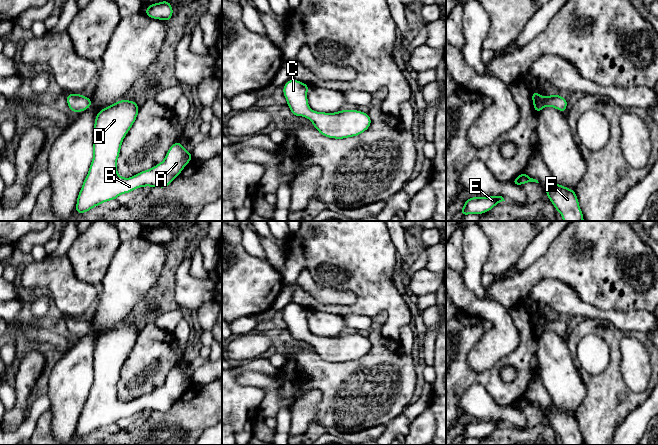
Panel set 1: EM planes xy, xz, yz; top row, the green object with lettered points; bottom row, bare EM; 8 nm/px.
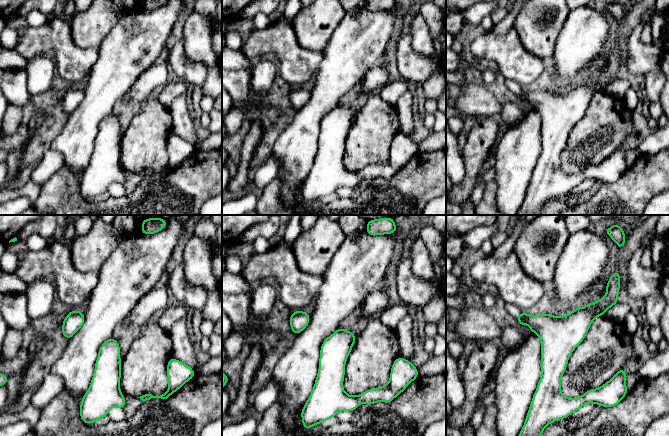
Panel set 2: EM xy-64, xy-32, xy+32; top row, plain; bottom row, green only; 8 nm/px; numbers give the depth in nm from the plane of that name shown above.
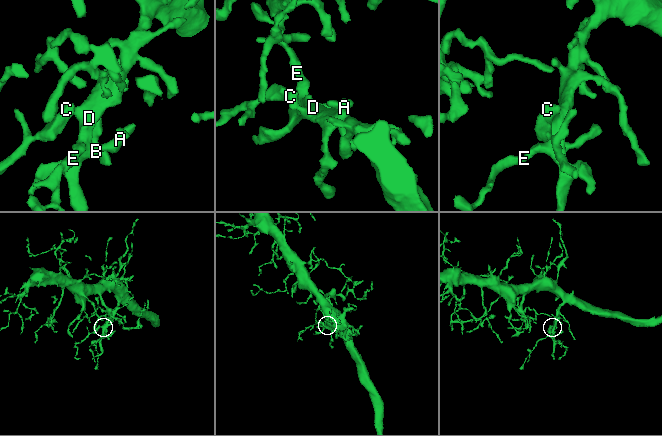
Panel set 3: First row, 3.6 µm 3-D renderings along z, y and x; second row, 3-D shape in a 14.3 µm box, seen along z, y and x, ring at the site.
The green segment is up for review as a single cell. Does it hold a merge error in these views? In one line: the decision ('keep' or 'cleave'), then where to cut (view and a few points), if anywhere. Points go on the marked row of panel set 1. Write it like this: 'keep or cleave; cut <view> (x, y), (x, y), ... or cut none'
keep; cut none

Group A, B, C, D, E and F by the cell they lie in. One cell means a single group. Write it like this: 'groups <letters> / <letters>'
groups A B C D E F

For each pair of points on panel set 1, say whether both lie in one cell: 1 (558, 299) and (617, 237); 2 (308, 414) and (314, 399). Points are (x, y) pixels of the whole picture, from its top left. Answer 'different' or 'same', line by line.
1: different
2: same

